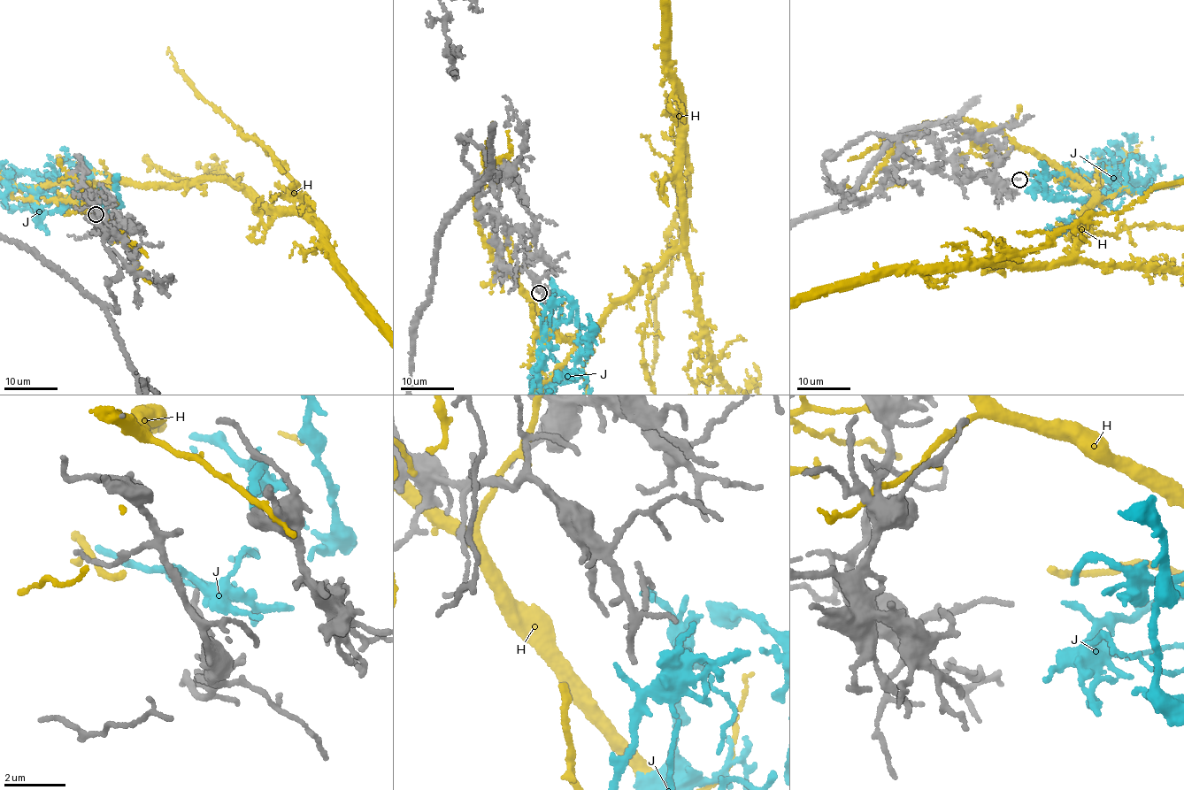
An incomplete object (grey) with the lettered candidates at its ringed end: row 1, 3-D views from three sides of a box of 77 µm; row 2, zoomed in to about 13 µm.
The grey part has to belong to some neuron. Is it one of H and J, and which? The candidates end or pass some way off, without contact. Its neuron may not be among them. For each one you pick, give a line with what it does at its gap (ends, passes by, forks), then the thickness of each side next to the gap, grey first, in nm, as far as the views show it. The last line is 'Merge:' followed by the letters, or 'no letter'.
J: it ends | 150/150 nm
Merge: J

